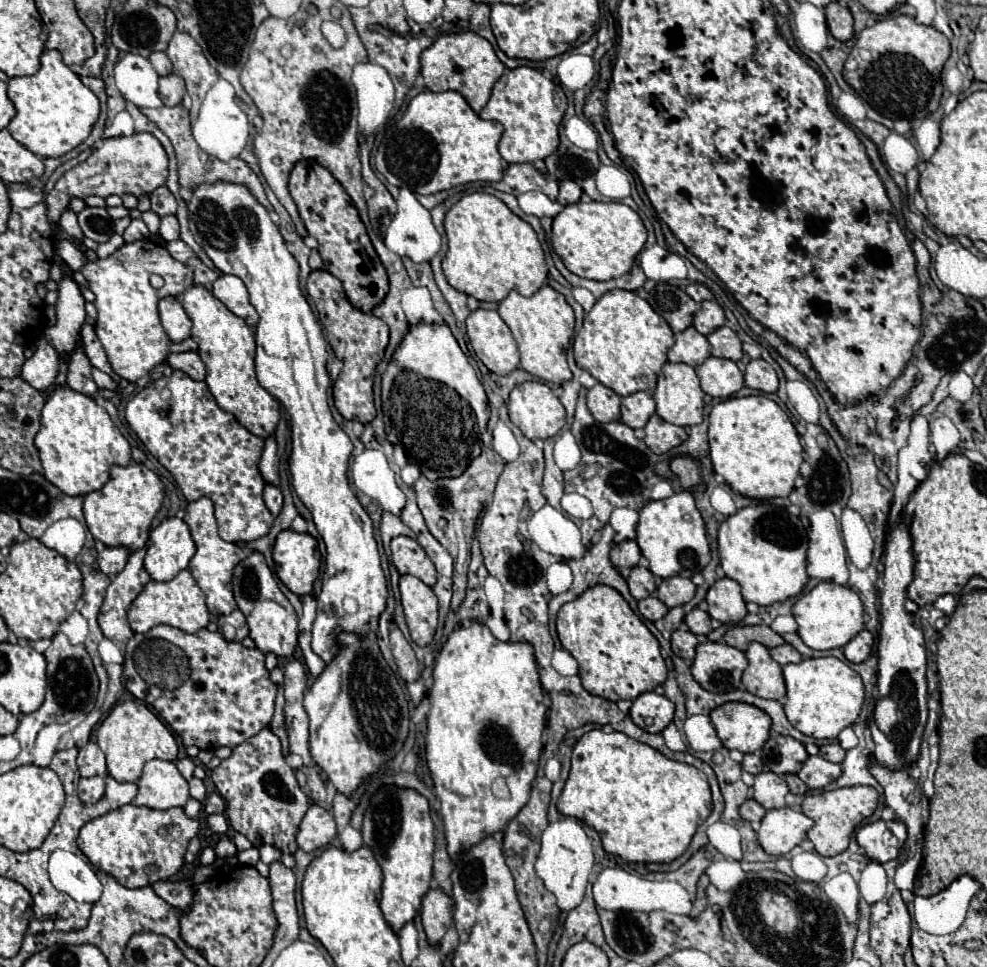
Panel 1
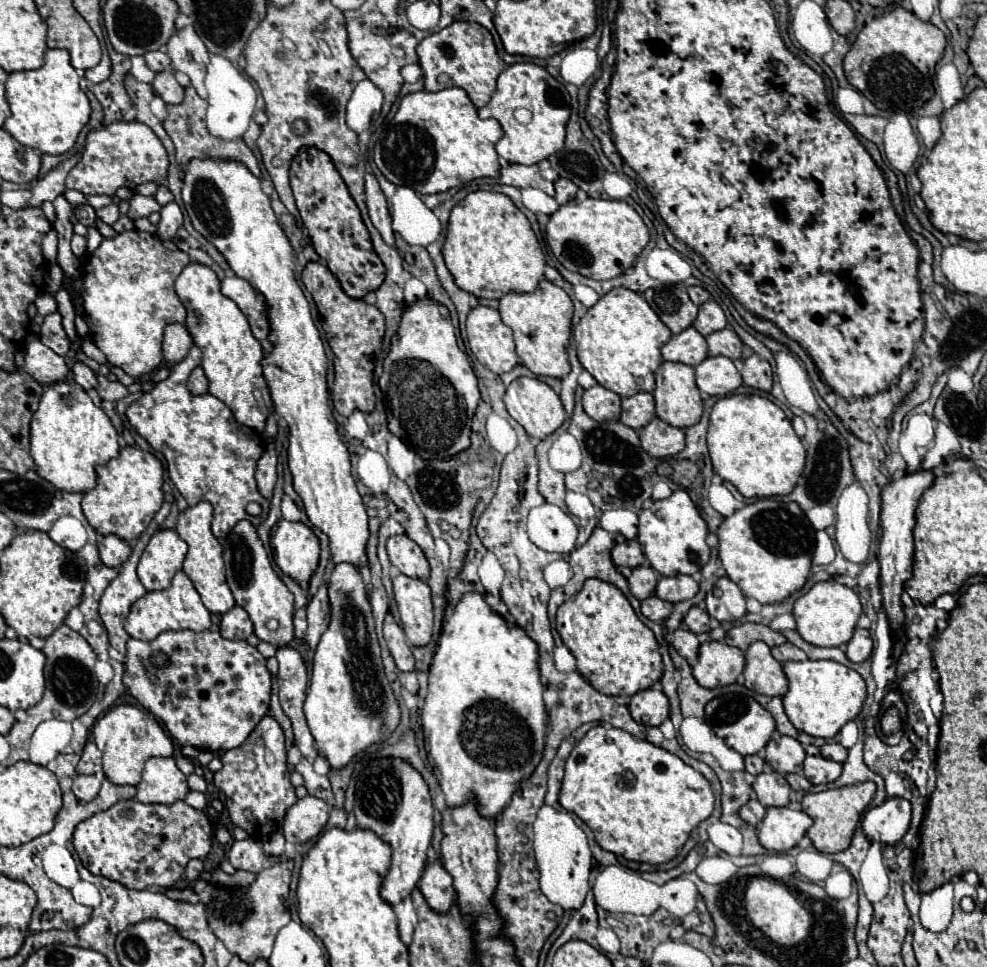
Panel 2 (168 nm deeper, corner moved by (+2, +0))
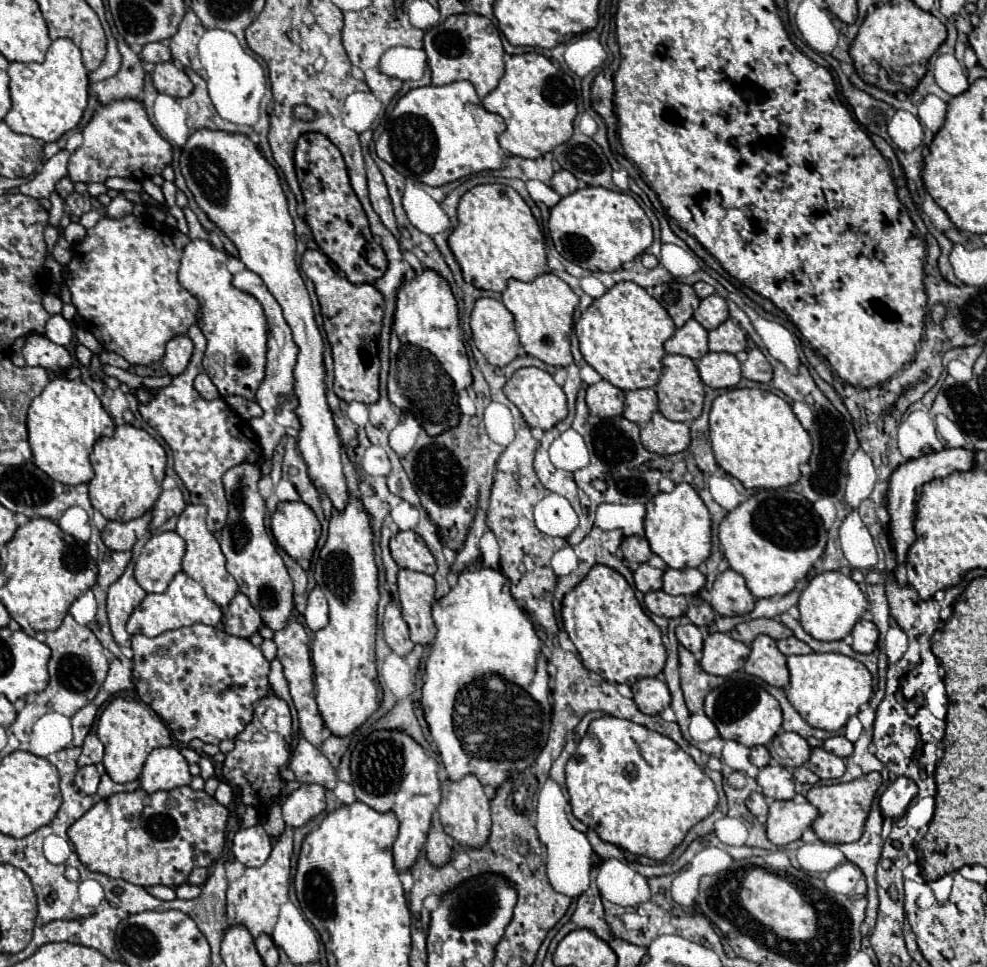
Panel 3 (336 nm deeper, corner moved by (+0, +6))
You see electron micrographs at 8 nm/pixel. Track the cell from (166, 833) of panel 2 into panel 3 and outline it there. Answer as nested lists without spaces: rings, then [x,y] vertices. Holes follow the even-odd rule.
[[[179,786],[169,792],[147,794],[143,788],[135,792],[119,792],[101,802],[97,802],[89,812],[85,812],[69,830],[67,836],[75,844],[75,852],[85,868],[93,872],[107,874],[111,878],[121,878],[125,882],[149,888],[155,884],[181,886],[187,882],[193,868],[209,868],[219,860],[225,844],[225,828],[229,820],[229,810],[221,806],[205,790],[193,790],[191,786]]]

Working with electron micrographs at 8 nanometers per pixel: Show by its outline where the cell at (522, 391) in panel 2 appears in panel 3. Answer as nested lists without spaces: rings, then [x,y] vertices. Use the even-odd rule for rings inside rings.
[[[519,368],[505,384],[505,396],[521,410],[529,426],[551,430],[557,422],[567,416],[567,398],[563,388],[553,380],[551,374],[539,368]]]

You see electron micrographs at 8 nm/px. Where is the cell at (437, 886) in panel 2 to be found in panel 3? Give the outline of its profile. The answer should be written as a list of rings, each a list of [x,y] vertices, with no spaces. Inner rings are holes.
[[[435,814],[429,834],[427,834],[427,842],[425,842],[425,852],[429,860],[433,860],[433,864],[441,864],[441,860],[449,862],[453,854],[453,846],[455,846],[455,840],[443,832],[439,816]]]

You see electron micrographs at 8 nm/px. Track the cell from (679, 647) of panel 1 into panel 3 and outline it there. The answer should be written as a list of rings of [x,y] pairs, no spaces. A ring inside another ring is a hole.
[[[685,624],[685,626],[677,626],[677,640],[695,656],[701,654],[703,650],[703,636],[699,632],[699,628],[695,624]]]

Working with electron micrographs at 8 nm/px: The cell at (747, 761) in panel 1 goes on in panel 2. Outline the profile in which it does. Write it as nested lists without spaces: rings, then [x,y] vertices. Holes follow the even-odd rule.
[[[753,754],[753,756],[745,756],[745,770],[751,772],[751,774],[761,774],[765,768],[765,760],[759,756],[759,754]]]

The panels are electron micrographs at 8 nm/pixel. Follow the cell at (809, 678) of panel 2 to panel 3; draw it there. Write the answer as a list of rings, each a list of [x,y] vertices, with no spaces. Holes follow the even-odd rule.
[[[807,654],[807,656],[789,656],[787,658],[791,688],[787,698],[799,716],[813,728],[837,732],[841,730],[851,716],[859,712],[863,704],[873,696],[873,676],[865,664],[843,654]]]

